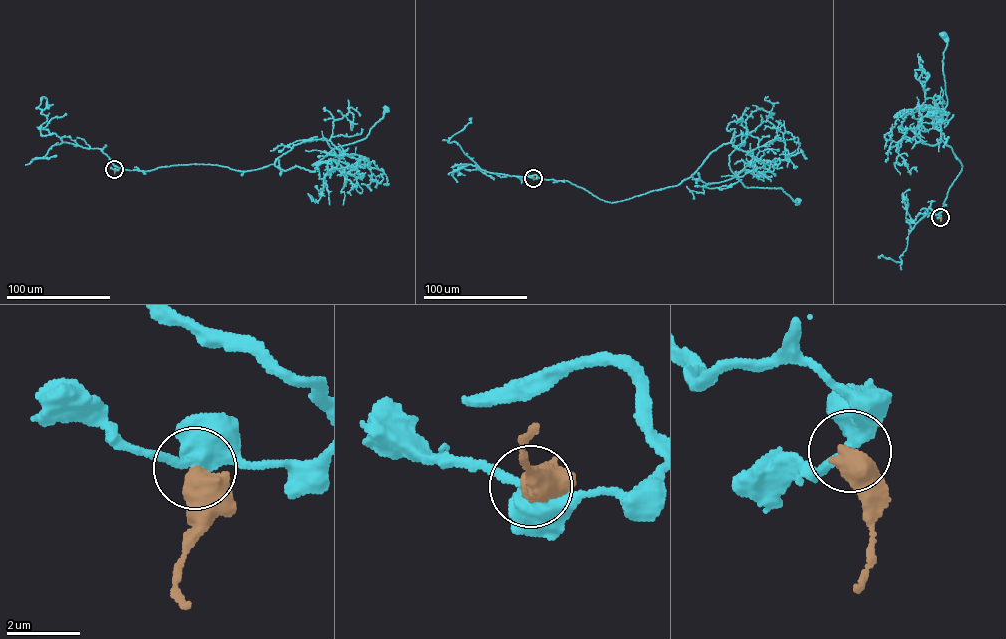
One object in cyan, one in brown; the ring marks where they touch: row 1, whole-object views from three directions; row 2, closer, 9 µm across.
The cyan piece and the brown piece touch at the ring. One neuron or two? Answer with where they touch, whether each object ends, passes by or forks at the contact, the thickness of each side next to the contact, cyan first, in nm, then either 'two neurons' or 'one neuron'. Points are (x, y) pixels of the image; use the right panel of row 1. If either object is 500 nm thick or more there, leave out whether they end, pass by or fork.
(940, 217) | 460/650 nm | two neurons

